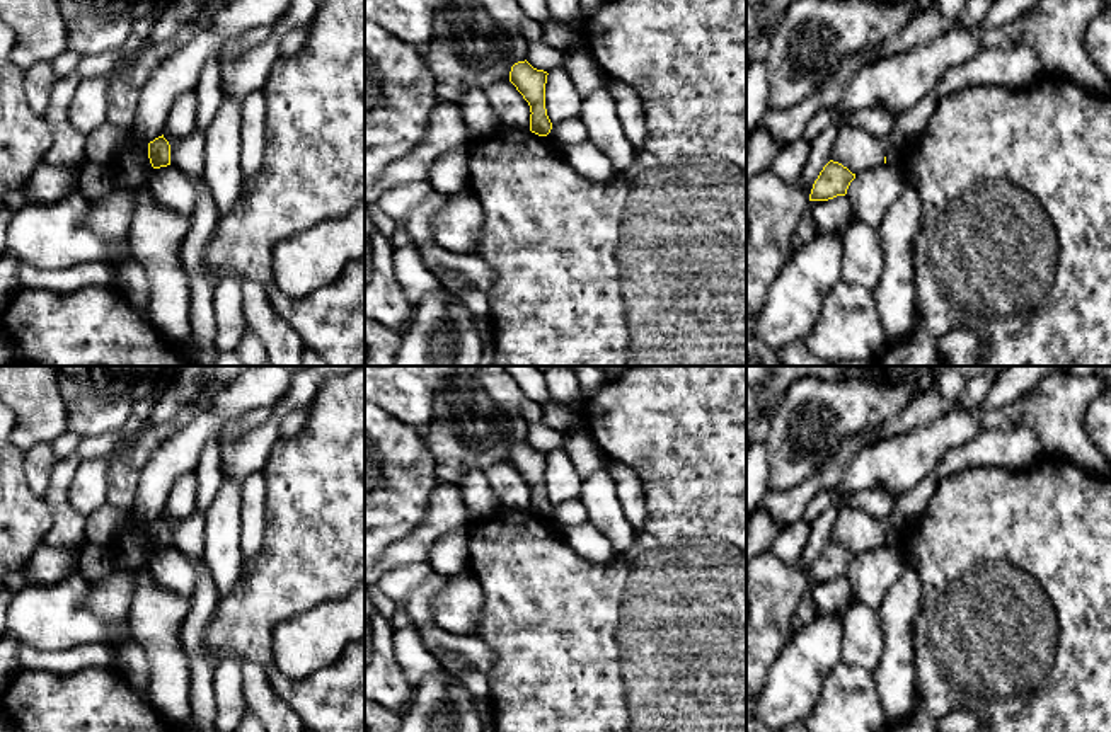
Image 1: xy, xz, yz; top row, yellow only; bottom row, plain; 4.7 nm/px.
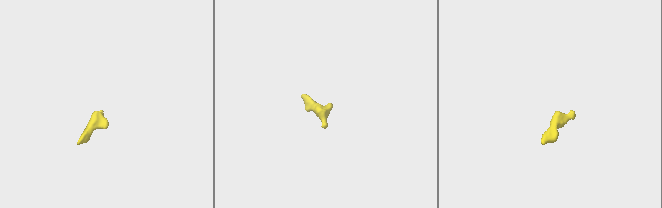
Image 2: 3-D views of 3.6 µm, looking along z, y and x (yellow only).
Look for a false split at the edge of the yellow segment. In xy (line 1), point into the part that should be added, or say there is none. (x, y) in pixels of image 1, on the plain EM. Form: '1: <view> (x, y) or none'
1: none

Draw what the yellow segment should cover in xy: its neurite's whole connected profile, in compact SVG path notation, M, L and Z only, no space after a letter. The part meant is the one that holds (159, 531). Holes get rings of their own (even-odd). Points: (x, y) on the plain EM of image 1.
M164 516L148 524L148 540L153 550L170 546L170 526Z

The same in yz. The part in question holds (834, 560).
M830 541L813 565L809 582L828 582L837 577L845 577L850 563L855 560L847 548Z

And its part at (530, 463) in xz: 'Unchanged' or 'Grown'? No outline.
Unchanged

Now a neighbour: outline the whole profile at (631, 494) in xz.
M608 460L607 470L617 487L617 497L625 518L634 528L641 528L646 519L646 494L641 478L620 461Z

